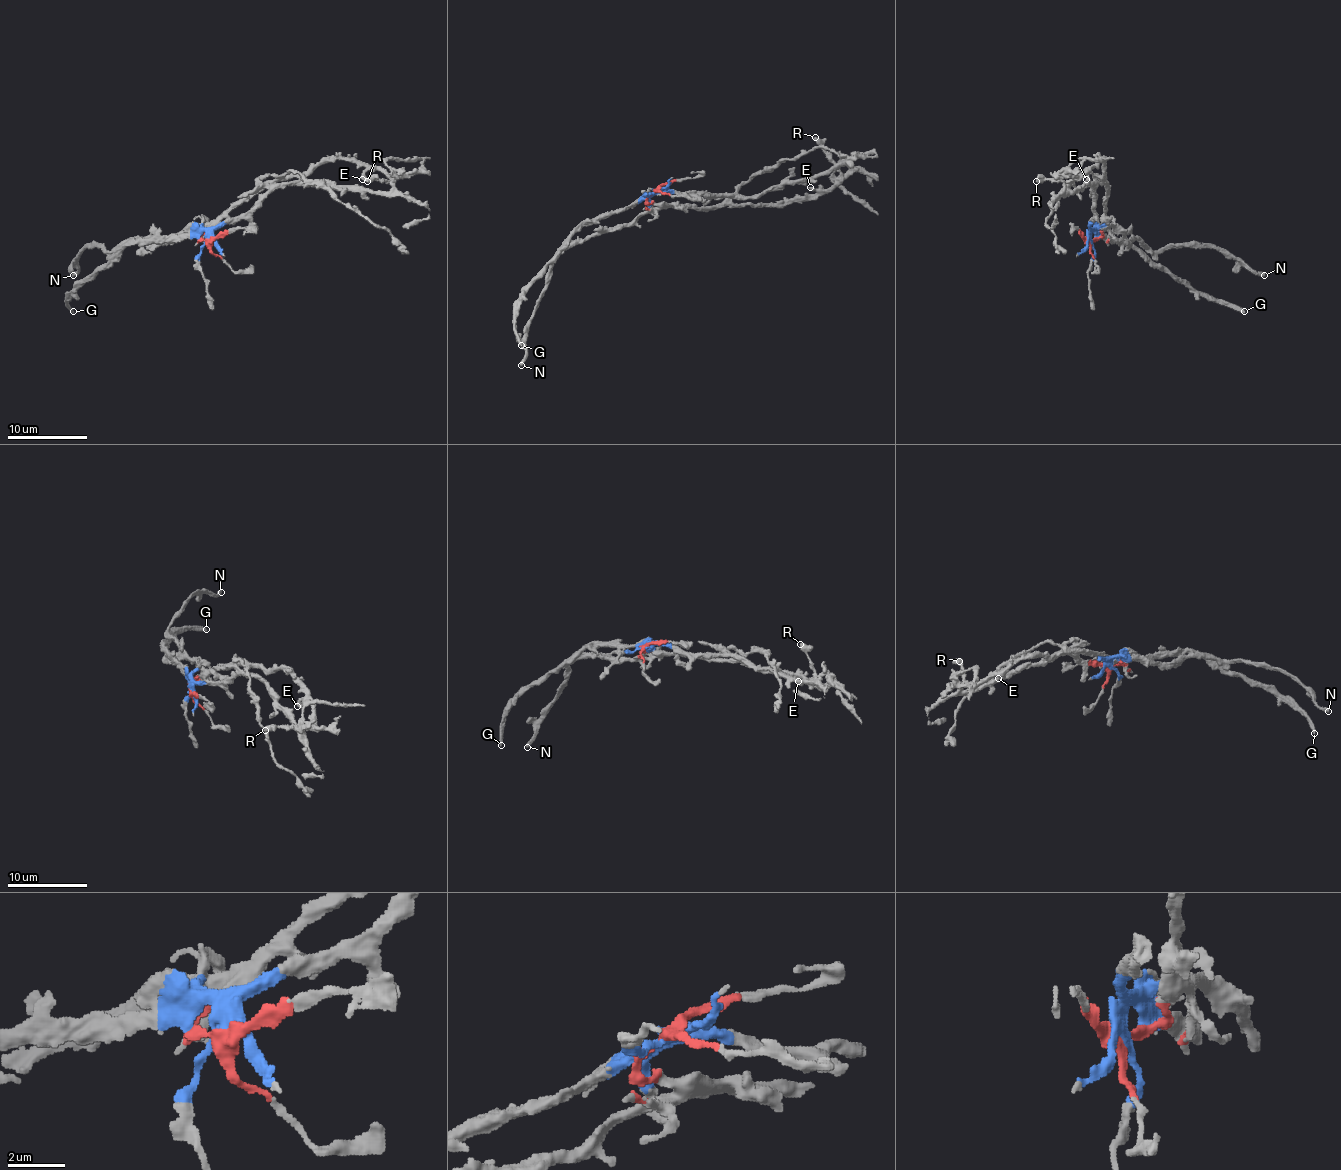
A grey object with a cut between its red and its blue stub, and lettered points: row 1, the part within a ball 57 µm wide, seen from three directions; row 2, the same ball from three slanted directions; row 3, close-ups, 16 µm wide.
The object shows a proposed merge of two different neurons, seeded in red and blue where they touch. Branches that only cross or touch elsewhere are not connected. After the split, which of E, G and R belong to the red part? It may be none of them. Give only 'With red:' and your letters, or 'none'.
With red: E, R

